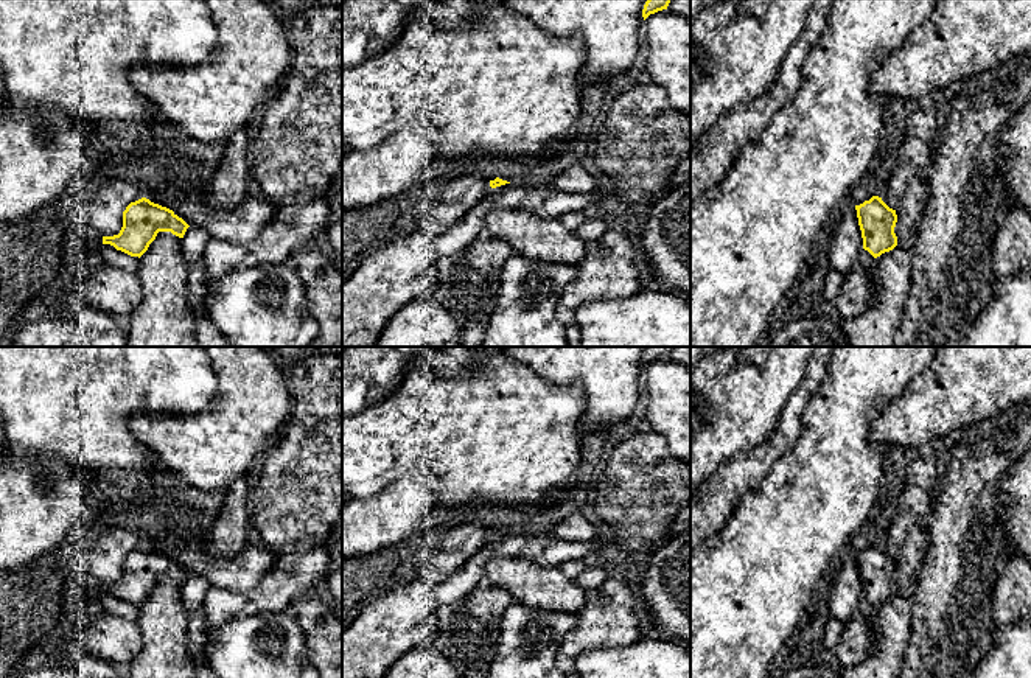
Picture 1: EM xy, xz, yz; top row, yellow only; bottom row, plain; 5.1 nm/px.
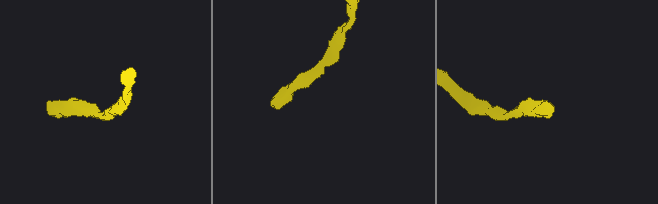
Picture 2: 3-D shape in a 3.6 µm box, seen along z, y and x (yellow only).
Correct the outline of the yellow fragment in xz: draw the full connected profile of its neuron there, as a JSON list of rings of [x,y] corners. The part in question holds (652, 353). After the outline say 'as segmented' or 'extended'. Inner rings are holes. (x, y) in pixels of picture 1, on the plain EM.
[[[648,347],[642,358],[644,369],[658,359],[667,358],[672,347]]]; as segmented

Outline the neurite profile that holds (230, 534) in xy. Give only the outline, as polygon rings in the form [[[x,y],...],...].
[[[247,476],[235,479],[222,491],[222,507],[208,536],[208,552],[213,558],[232,560],[253,540],[249,524]]]

